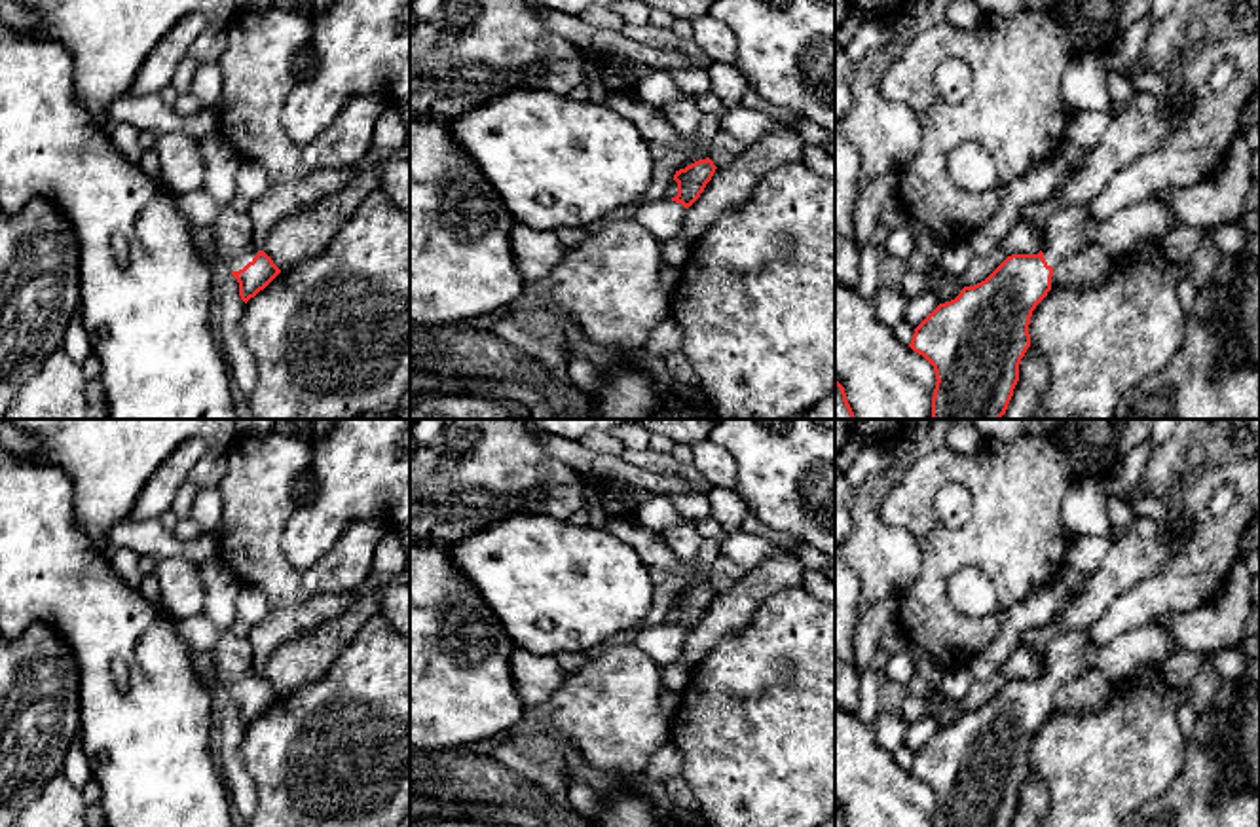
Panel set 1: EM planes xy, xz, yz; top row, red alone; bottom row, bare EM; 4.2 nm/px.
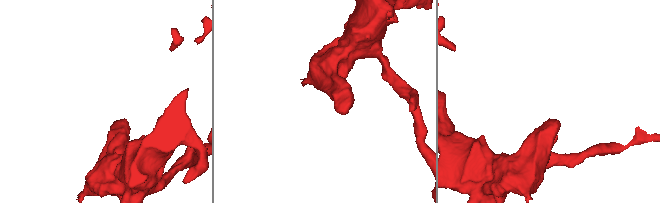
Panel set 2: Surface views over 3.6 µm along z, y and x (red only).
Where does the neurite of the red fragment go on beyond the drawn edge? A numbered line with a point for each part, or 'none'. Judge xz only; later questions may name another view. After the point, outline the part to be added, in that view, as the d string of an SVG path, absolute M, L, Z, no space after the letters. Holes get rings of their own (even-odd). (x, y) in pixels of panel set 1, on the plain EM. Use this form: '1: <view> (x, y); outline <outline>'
1: xz (663, 643); outline M668 622L639 630L634 645L649 654L660 668L677 660L683 651L687 634Z

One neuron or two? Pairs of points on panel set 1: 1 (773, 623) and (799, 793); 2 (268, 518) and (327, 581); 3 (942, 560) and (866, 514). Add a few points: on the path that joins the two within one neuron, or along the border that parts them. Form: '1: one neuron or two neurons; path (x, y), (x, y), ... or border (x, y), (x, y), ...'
1: one neuron; path (797, 664), (797, 752)
2: one neuron; path (268, 541), (268, 554), (295, 581), (304, 581)
3: two neurons; border (881, 518), (917, 543), (921, 571), (909, 588)

